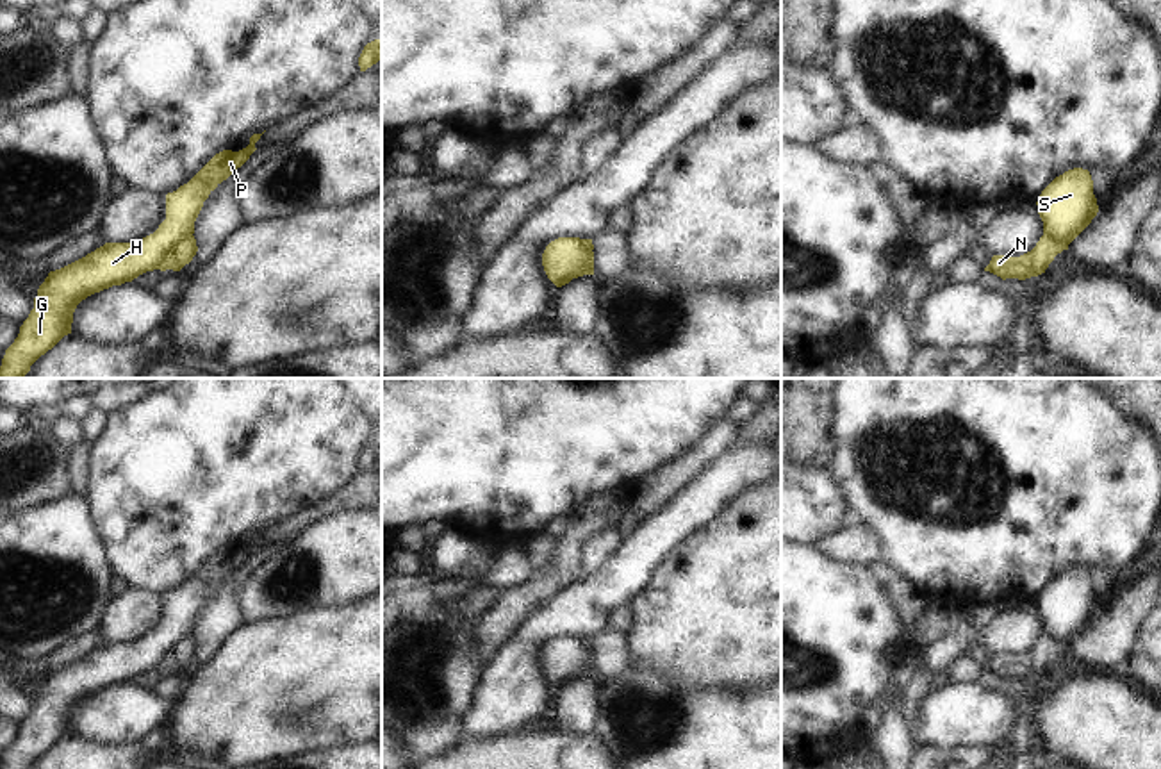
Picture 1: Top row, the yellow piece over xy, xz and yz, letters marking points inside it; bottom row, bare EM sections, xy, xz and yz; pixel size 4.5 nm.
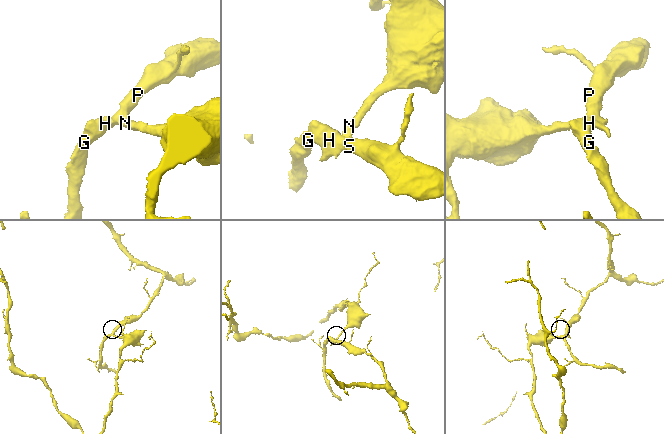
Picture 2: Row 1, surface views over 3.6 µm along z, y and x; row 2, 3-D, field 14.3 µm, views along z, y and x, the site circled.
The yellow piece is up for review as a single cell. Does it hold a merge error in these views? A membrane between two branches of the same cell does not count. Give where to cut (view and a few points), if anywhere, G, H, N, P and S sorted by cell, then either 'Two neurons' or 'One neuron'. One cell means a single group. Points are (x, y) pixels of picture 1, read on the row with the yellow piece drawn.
Split along xy (191, 234), (182, 241), (168, 268). Groups: G H P S / N. Two neurons.

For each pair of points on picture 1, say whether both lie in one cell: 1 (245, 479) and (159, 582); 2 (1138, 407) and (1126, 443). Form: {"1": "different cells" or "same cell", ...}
{"1": "same cell", "2": "different cells"}

